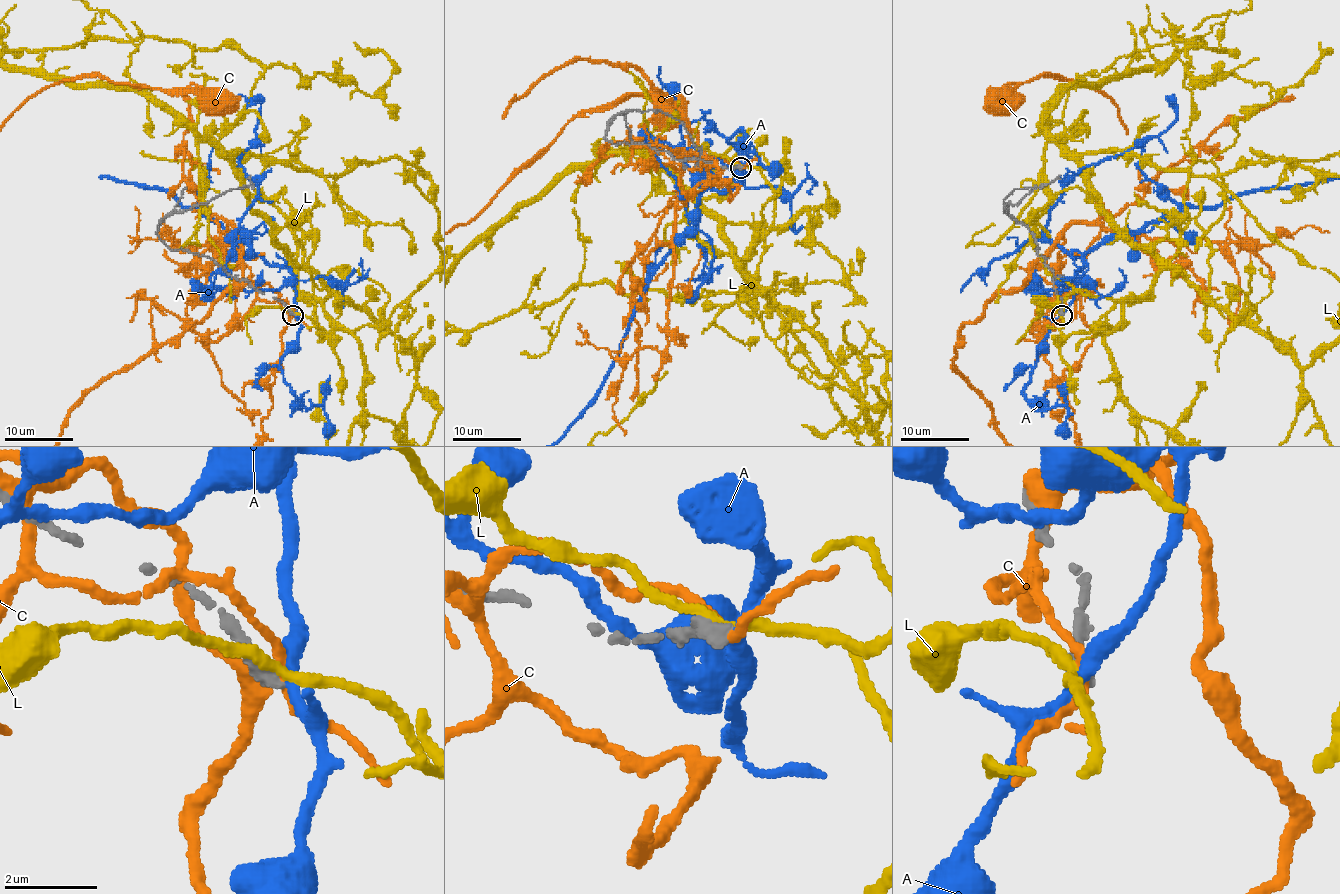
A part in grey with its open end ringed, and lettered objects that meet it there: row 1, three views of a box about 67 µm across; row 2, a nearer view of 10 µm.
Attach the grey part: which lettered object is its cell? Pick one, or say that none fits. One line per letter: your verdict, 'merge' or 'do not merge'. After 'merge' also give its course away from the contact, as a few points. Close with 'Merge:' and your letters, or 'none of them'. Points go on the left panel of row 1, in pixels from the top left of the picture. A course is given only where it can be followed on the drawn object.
A: do not merge
C: do not merge
L: do not merge
Merge: none of them

